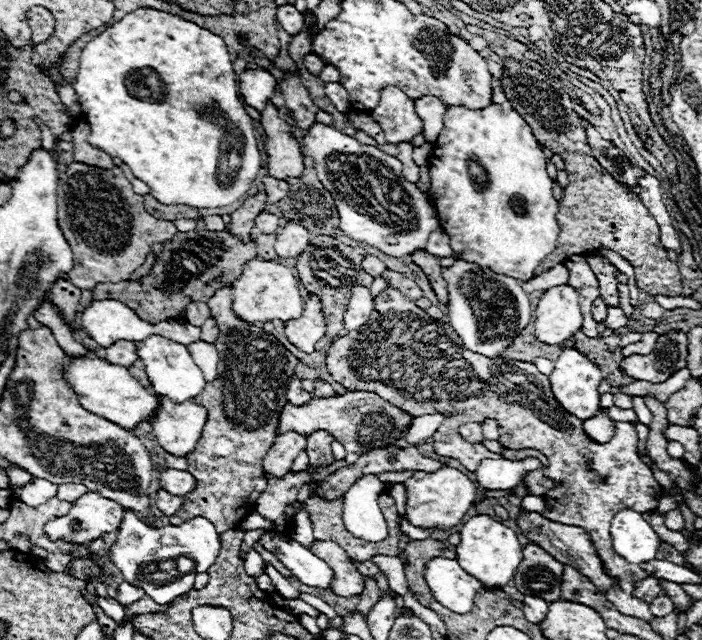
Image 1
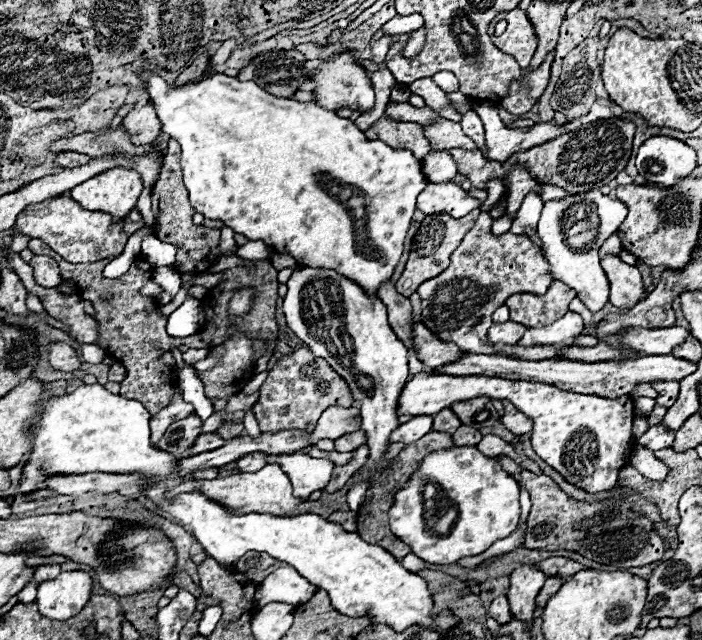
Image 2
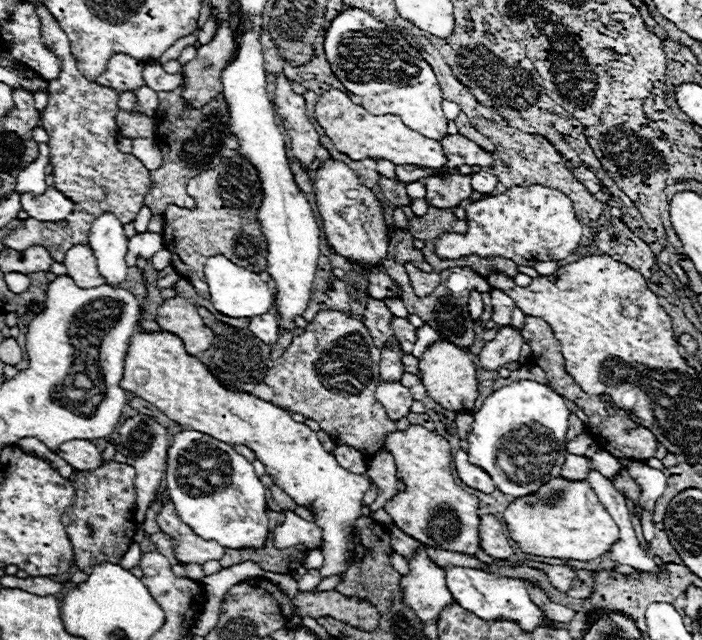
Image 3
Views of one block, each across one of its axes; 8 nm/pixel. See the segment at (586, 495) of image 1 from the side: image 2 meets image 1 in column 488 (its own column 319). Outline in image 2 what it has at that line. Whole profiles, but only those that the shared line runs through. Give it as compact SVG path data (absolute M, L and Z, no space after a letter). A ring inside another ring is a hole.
M298 348L290 356L282 356L276 362L276 368L268 372L260 388L260 398L252 406L252 414L256 416L262 432L282 432L282 430L304 430L312 432L320 414L330 406L350 408L354 398L350 394L348 384L328 368L326 360L314 358L308 348Z

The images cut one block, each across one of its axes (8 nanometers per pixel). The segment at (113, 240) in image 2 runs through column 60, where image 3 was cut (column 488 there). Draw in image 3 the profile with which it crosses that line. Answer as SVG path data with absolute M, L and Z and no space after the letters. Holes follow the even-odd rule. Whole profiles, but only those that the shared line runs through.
M536 184L526 186L526 188L514 186L504 194L488 196L484 200L472 202L466 208L466 224L468 224L466 234L444 232L440 238L434 240L434 248L436 248L438 258L456 260L456 258L470 256L470 254L476 254L480 258L504 256L504 258L516 262L518 266L534 266L536 260L562 260L564 256L572 254L580 242L580 236L582 236L582 224L576 220L576 214L574 214L574 208L572 208L572 202L568 200L568 196L564 196L558 190L536 186Z

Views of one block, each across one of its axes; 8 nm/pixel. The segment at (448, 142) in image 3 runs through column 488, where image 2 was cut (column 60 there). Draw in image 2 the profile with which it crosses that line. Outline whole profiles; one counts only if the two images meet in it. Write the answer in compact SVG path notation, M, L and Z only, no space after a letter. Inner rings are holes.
M60 152L56 156L56 164L60 168L78 168L88 162L90 162L90 158L86 154L78 154L78 152Z

